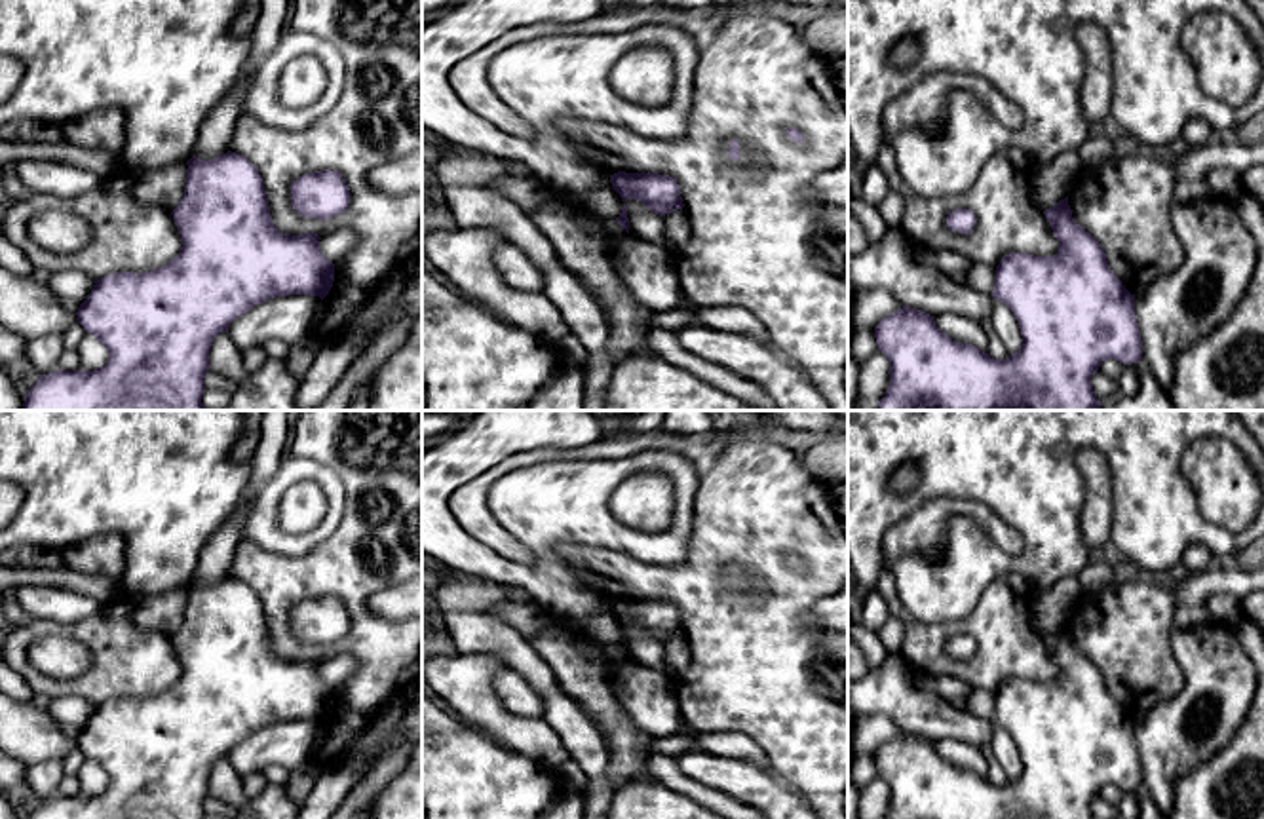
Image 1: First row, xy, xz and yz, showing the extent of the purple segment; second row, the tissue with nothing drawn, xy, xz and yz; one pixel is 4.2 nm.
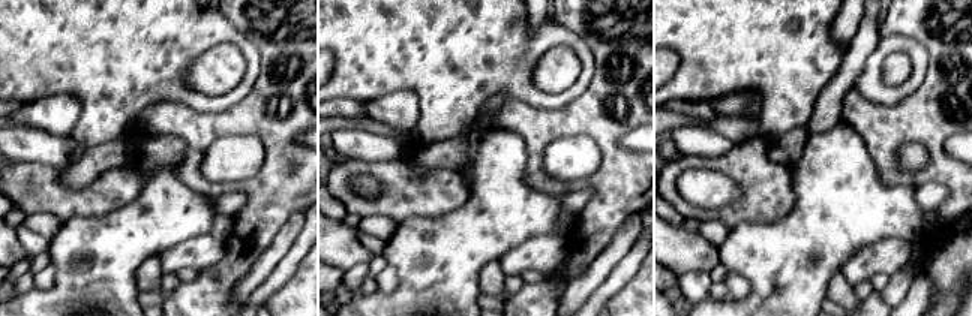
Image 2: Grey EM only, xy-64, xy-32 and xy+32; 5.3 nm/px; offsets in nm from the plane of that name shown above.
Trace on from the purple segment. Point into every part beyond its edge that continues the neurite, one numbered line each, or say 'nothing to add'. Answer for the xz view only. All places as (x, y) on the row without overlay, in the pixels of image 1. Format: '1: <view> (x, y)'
nothing to add

